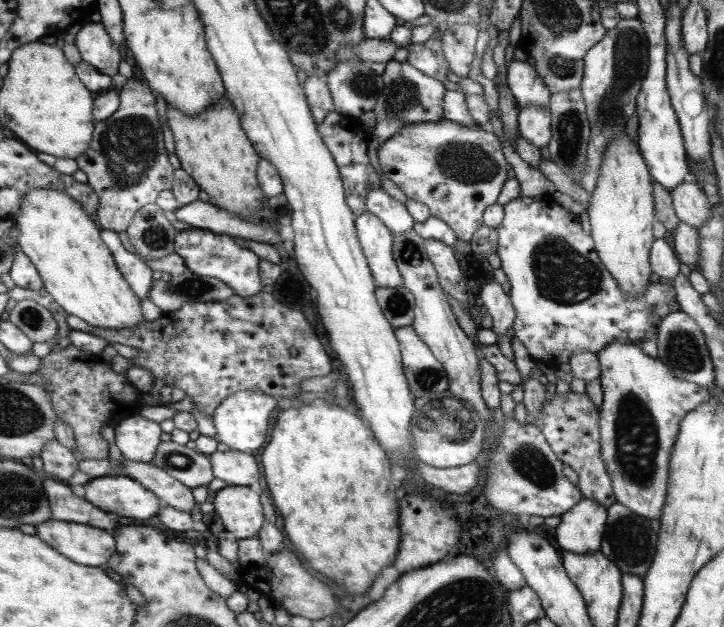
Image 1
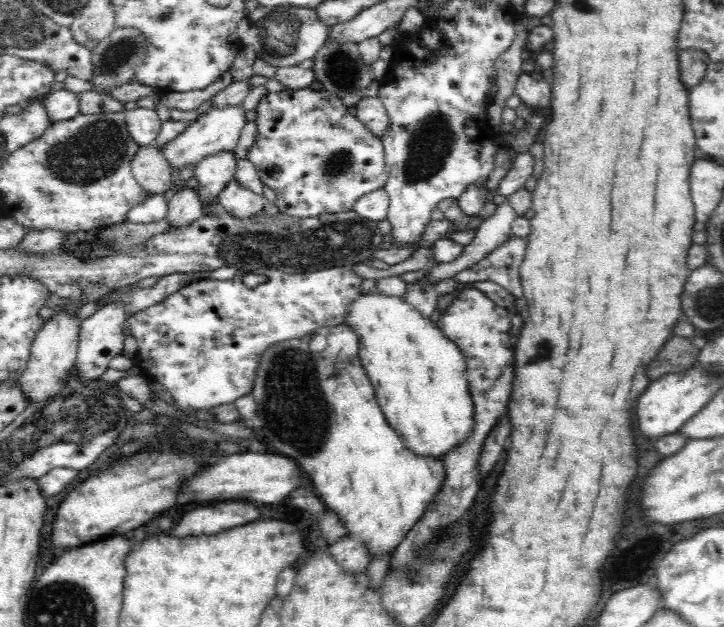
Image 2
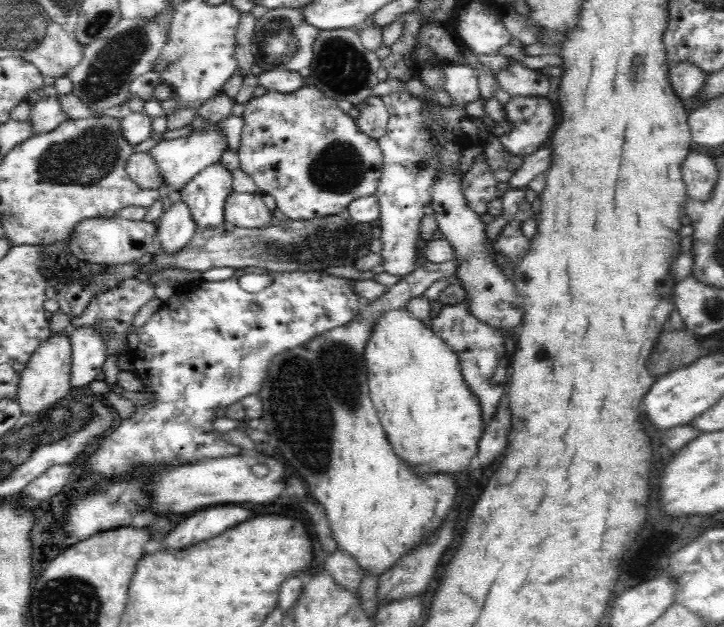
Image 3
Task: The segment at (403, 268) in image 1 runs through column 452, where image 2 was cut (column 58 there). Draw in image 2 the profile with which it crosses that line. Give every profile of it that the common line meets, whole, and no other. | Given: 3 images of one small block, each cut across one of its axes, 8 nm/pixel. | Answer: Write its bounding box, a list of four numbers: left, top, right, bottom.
[18,313,80,404]

